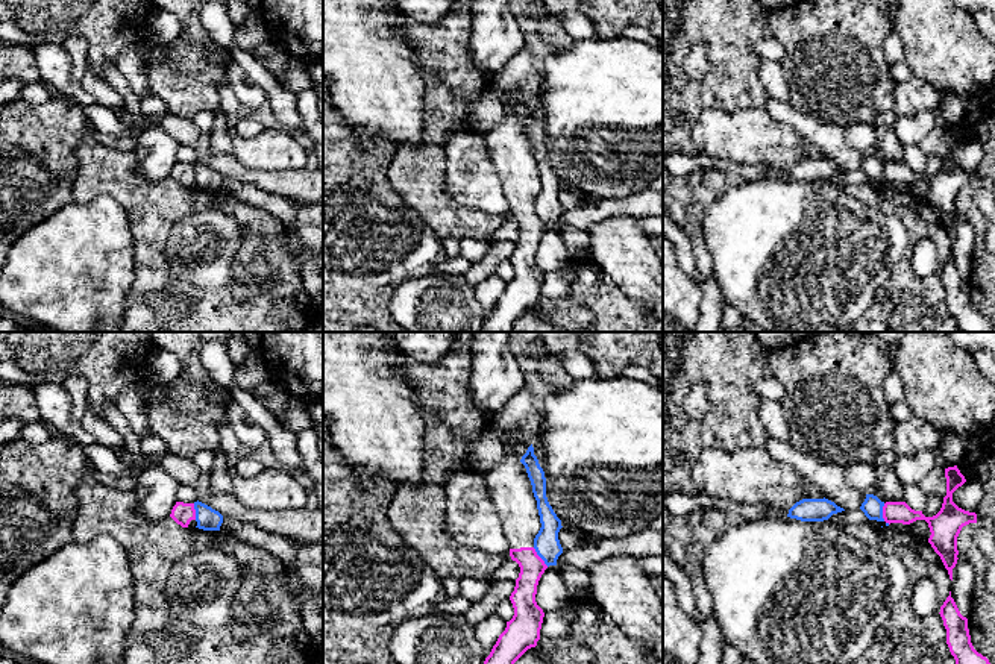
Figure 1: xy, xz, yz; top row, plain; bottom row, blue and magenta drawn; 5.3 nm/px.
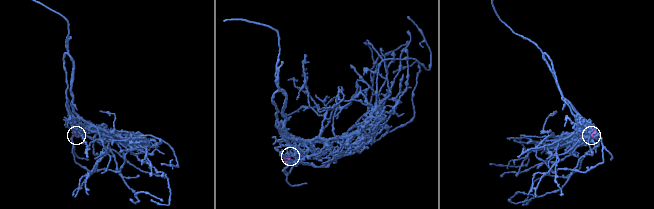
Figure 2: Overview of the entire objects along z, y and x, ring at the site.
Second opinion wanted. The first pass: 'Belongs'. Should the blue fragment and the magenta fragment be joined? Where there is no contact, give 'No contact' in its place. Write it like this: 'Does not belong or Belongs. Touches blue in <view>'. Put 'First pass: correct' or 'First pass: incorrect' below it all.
Does not belong. Touches blue in yz
First pass: incorrect

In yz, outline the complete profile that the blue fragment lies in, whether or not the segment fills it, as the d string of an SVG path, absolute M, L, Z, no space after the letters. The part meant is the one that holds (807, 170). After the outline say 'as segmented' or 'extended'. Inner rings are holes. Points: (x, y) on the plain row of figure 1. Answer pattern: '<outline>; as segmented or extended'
M802 159L796 162L790 170L787 177L801 182L824 182L833 174L845 171L828 159Z; as segmented

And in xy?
M194 162L194 170L196 170L196 182L199 189L203 191L220 191L220 186L223 183L223 176L212 170L211 167L202 164L202 162Z; as segmented

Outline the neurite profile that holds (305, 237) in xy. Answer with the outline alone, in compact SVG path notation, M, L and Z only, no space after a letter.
M294 200L291 205L296 223L293 226L284 224L282 250L300 265L303 256L309 255L323 276L323 202Z

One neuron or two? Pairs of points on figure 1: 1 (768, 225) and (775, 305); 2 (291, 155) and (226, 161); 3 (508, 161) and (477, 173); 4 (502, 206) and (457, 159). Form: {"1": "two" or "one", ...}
{"1": "one", "2": "two", "3": "two", "4": "one"}

